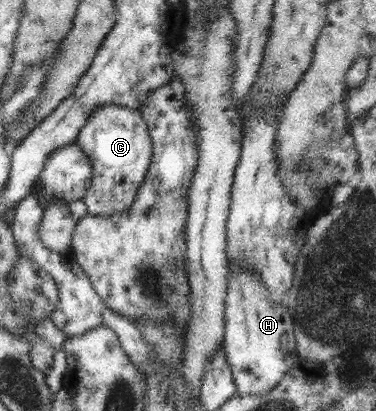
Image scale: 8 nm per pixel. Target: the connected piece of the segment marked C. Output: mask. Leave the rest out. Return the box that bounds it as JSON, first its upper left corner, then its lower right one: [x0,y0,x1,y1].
[75,104,152,217]

